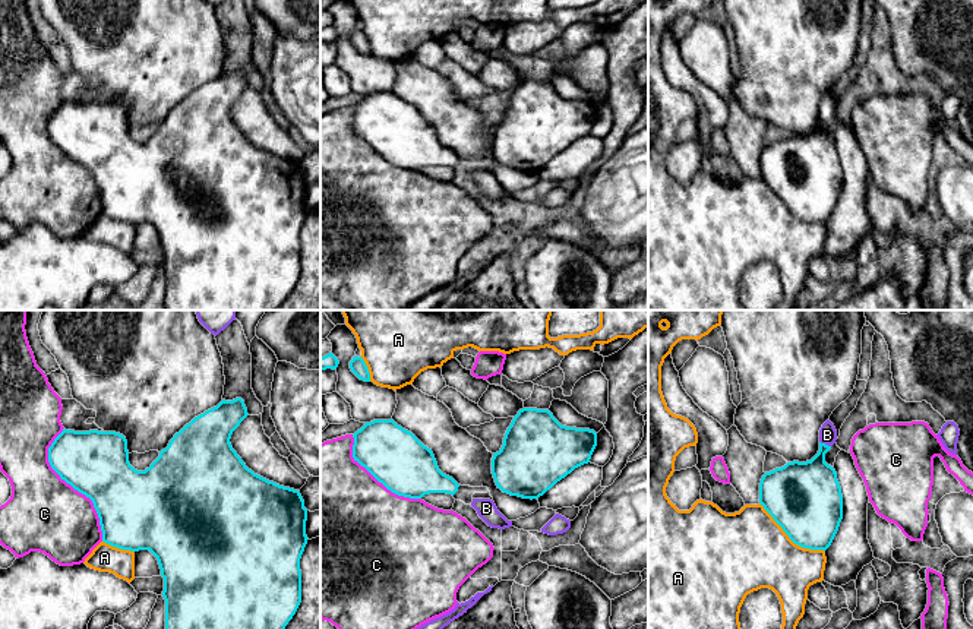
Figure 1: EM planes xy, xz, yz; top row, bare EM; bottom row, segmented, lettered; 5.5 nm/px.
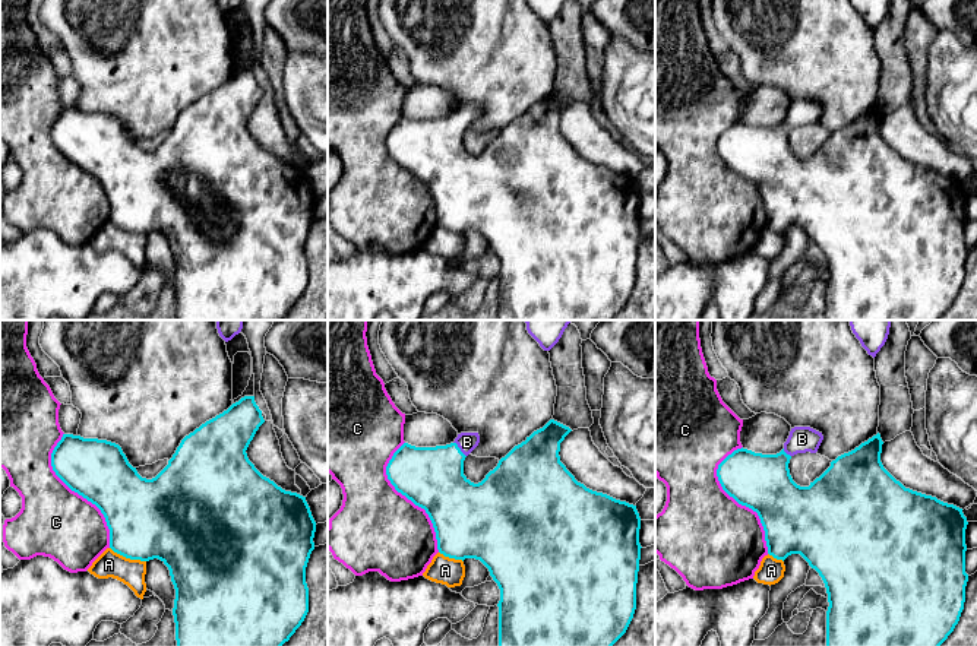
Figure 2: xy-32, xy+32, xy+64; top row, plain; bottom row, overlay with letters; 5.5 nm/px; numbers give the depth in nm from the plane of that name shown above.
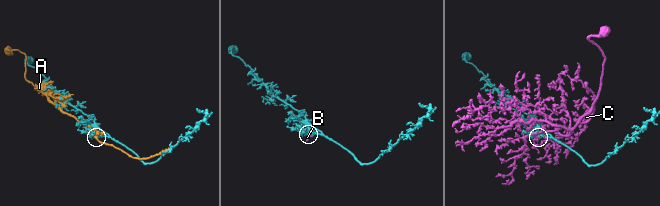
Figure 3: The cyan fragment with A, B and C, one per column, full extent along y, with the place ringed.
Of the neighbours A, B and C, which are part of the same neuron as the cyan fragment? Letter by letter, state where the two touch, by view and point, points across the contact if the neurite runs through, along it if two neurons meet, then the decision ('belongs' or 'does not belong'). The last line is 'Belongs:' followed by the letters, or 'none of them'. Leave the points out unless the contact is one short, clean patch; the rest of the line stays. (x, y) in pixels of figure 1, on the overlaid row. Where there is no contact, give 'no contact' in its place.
A: meets cyan in yz at (789, 537); does not belong
B: meets cyan in yz at (824, 443); runs through yz (812, 487), (824, 443), (827, 435); belongs
C: meets cyan in xy at (70, 484); does not belong
Belongs: B

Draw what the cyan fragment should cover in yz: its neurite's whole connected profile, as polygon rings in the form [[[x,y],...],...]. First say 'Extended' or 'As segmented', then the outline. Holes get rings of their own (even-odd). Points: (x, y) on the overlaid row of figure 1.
Extended. [[[827,420],[819,430],[819,451],[806,462],[787,462],[765,472],[759,483],[759,505],[783,528],[789,538],[811,550],[827,550],[843,519],[843,494],[835,470],[825,462],[825,453],[837,440],[834,424]]]

